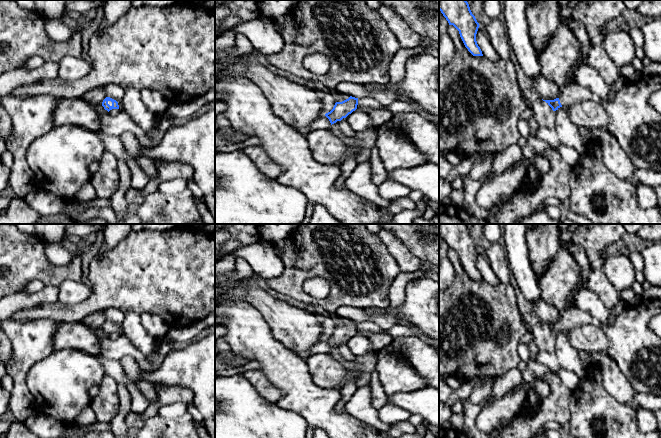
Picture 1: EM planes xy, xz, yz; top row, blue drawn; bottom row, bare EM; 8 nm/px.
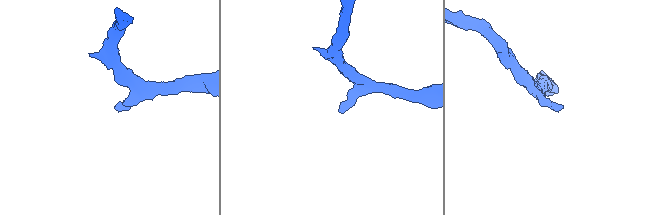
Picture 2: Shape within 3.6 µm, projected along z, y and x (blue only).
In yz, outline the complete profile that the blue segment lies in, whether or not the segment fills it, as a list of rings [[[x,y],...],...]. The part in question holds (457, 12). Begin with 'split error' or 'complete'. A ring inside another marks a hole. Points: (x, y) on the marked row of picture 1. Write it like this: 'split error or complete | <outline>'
complete | [[[439,0],[439,10],[460,34],[460,37],[473,56],[483,56],[476,41],[476,34],[479,28],[475,16],[472,14],[466,0]]]

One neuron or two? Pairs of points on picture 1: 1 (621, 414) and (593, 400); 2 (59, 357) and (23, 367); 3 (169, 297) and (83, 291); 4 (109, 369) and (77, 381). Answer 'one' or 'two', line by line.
1: one
2: two
3: two
4: two

